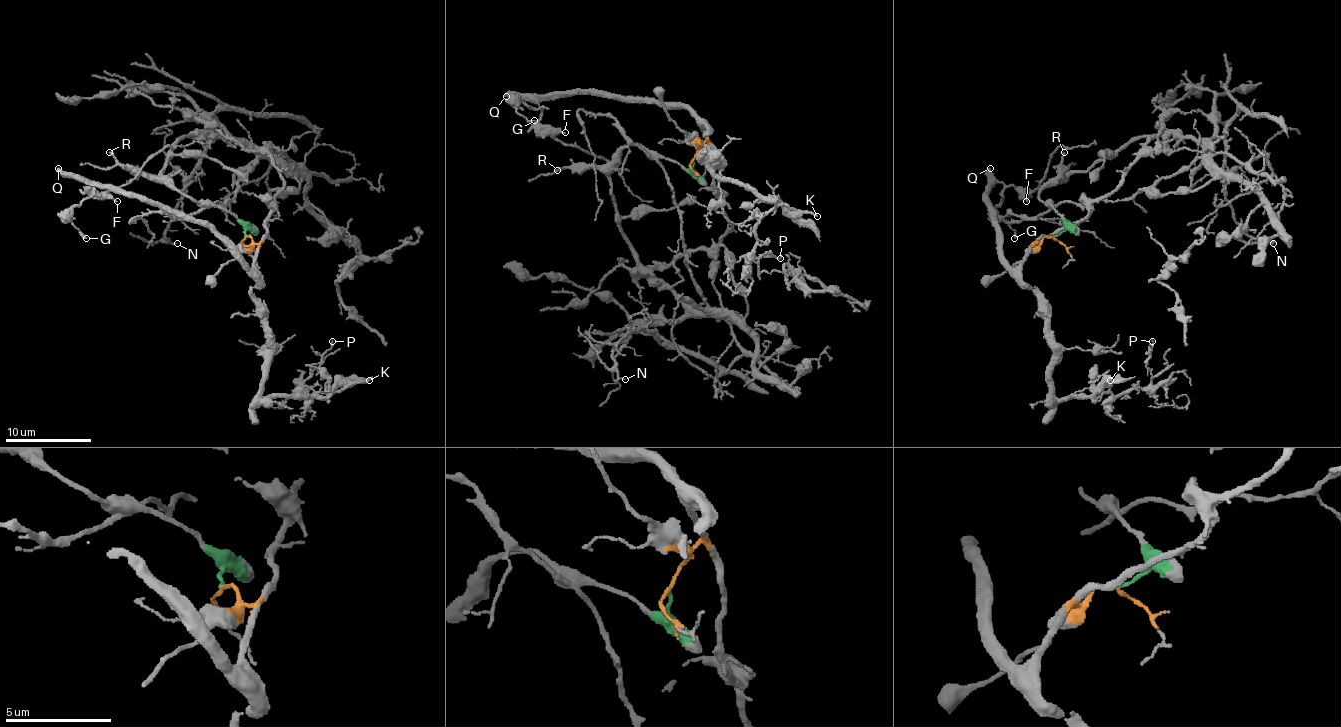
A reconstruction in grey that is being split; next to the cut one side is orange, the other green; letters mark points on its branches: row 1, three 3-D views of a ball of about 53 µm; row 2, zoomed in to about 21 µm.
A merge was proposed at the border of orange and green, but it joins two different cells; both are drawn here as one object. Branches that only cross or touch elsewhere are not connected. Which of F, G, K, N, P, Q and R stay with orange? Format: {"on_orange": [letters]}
{"on_orange": ["F", "G", "K", "P", "Q"]}

